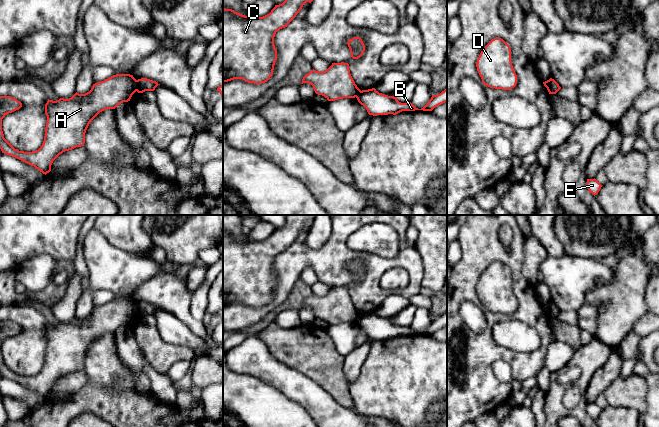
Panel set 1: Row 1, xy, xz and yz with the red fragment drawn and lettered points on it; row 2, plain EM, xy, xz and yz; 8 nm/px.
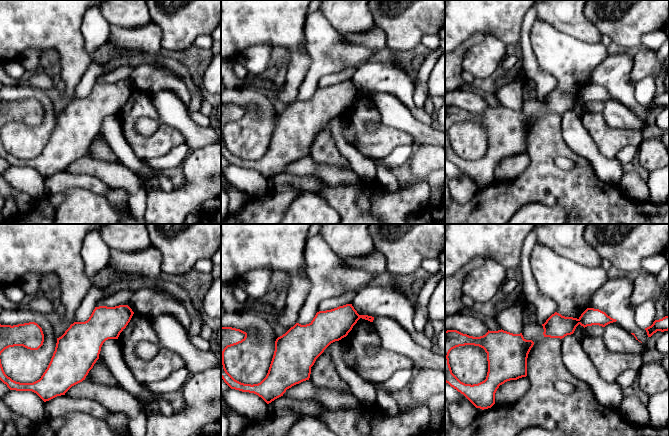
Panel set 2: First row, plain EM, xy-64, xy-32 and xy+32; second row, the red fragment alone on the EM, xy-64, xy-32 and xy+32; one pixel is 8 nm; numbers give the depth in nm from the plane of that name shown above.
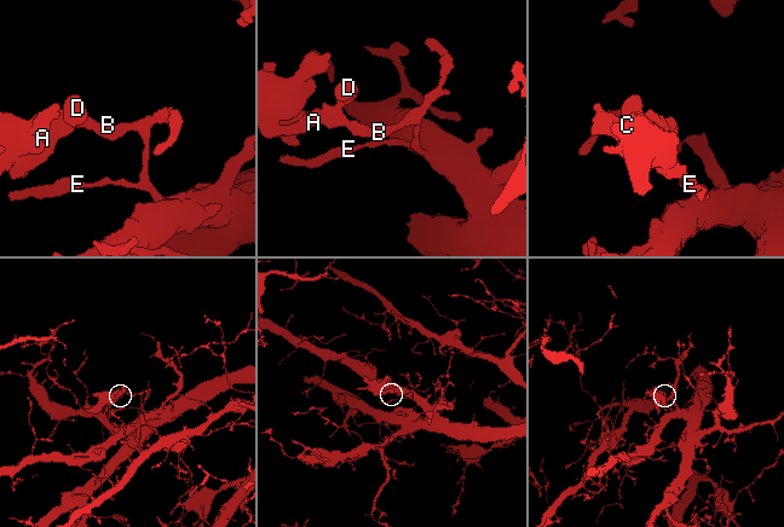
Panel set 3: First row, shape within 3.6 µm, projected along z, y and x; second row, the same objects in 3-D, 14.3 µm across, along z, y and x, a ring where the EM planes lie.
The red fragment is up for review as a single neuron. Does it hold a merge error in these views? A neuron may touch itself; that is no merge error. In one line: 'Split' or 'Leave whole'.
Split

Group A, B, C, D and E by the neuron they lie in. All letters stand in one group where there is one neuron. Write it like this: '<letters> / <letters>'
A C D / B E

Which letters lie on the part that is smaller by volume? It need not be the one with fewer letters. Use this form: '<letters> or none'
A, C, D

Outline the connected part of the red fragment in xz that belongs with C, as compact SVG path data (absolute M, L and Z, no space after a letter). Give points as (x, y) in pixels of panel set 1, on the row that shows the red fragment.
M285 0L282 4L275 5L271 12L263 17L245 16L232 9L223 8L223 82L242 79L248 83L262 84L267 82L273 74L277 60L277 50L274 37L277 31L287 27L296 17L306 2L313 0Z

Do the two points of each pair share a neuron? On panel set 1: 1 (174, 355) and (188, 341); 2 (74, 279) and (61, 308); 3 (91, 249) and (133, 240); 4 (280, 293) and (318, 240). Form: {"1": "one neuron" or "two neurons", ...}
{"1": "two neurons", "2": "one neuron", "3": "two neurons", "4": "two neurons"}

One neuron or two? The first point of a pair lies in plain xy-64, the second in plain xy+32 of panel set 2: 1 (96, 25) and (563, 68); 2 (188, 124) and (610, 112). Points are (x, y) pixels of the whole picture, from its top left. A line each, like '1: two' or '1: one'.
1: one
2: one

